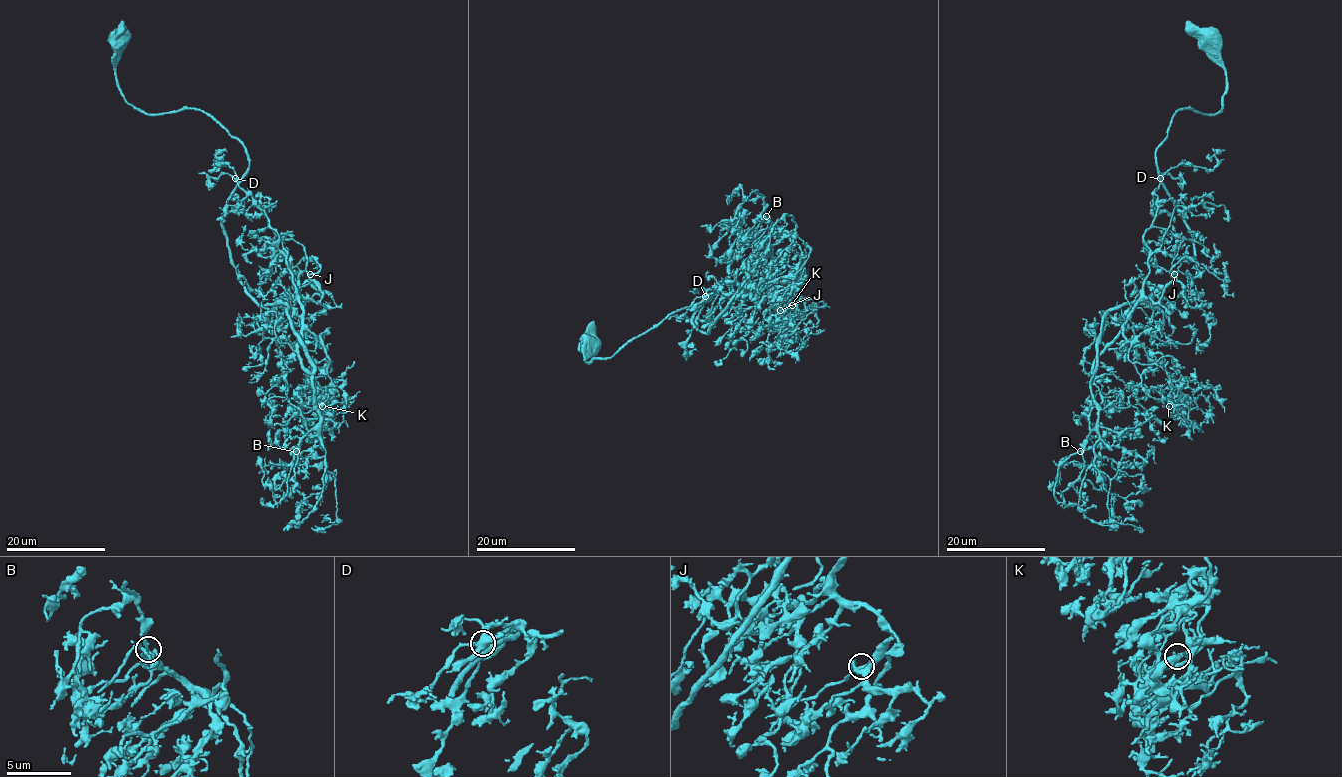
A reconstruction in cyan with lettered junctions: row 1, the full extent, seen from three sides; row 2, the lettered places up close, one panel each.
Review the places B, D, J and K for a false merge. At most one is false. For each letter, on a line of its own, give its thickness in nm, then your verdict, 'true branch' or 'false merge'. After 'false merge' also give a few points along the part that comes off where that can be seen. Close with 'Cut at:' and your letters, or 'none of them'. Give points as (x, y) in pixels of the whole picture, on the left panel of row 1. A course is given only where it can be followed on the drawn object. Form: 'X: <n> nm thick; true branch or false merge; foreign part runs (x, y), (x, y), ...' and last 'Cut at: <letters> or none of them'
B: 240 nm thick; true branch
D: 200 nm thick; true branch
J: 280 nm thick; true branch
K: 220 nm thick; false merge; foreign part runs (322, 405), (326, 388), (310, 387), (326, 398), (328, 394), (338, 397)
Cut at: K

